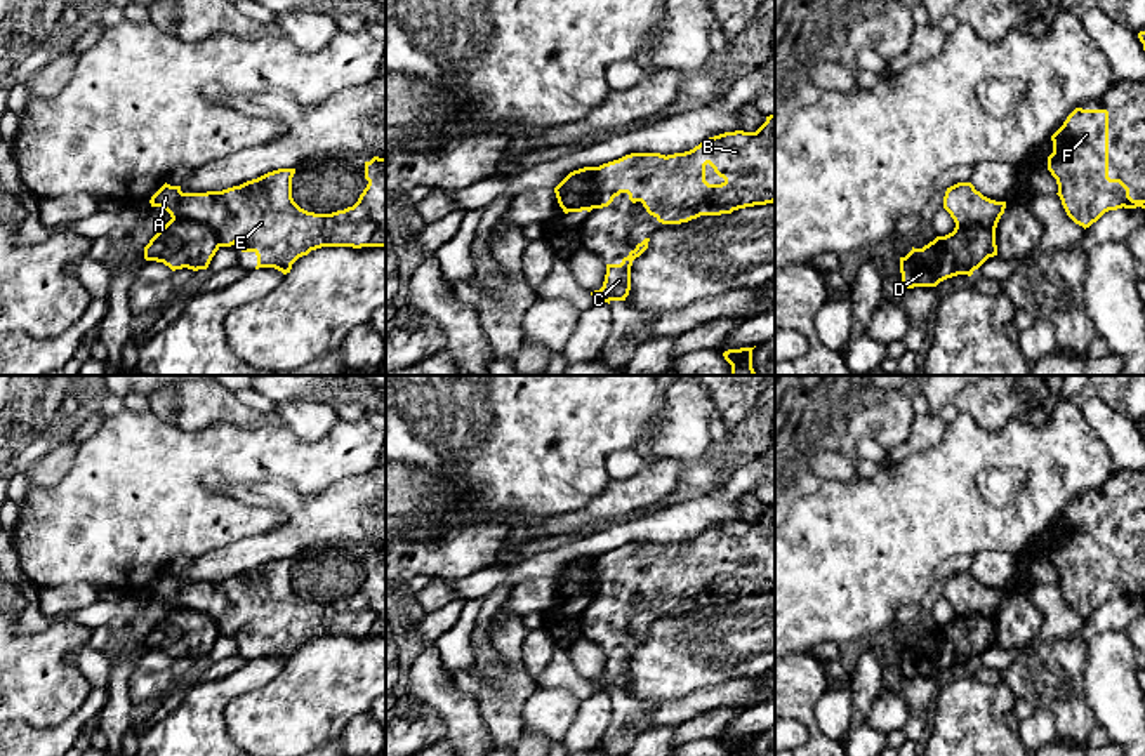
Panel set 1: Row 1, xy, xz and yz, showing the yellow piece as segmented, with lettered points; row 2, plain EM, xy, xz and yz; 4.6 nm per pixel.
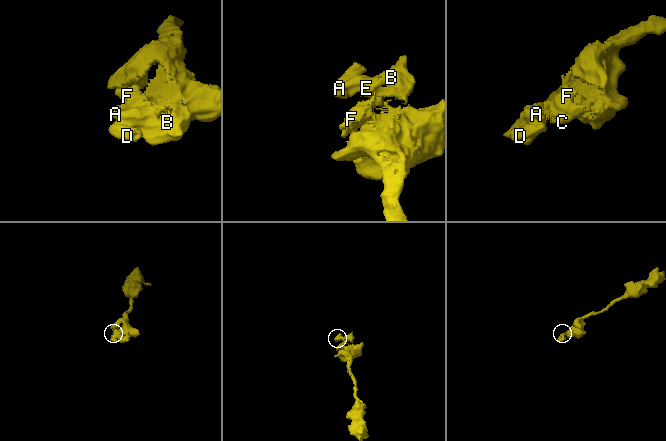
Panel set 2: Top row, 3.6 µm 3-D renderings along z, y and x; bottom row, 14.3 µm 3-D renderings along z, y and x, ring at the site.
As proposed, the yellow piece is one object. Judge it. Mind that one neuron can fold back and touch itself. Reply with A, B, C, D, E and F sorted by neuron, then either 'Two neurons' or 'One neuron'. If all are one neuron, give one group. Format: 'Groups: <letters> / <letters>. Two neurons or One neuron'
Groups: A B C E F / D. Two neurons

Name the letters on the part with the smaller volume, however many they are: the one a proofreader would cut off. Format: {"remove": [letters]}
{"remove": ["D"]}

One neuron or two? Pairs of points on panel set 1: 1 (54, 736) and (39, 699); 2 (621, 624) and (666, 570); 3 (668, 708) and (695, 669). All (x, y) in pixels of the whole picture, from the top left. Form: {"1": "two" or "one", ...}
{"1": "two", "2": "one", "3": "two"}

